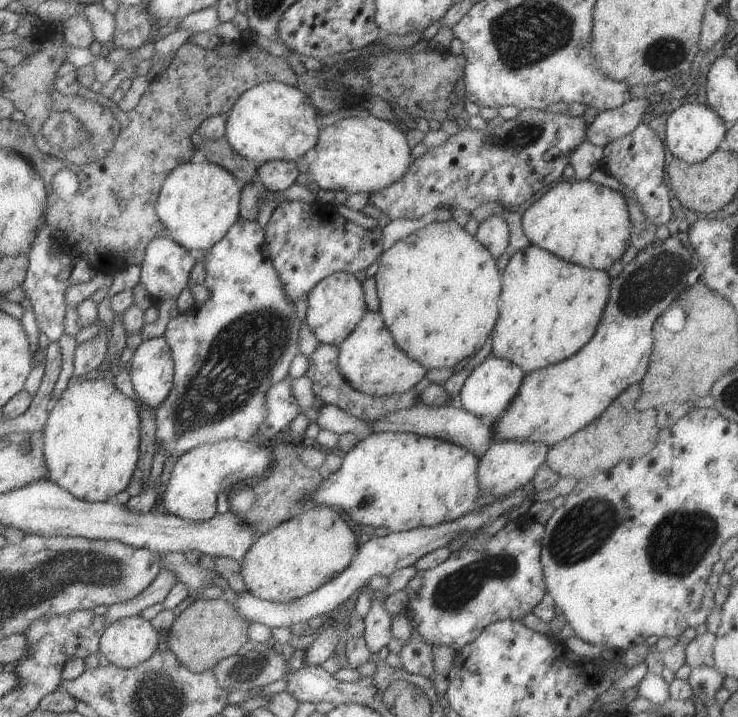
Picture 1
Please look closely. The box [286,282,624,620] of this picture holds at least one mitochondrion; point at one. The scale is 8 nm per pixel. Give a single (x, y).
(583, 530)

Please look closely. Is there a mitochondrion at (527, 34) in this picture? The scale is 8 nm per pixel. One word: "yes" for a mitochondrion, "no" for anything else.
yes

